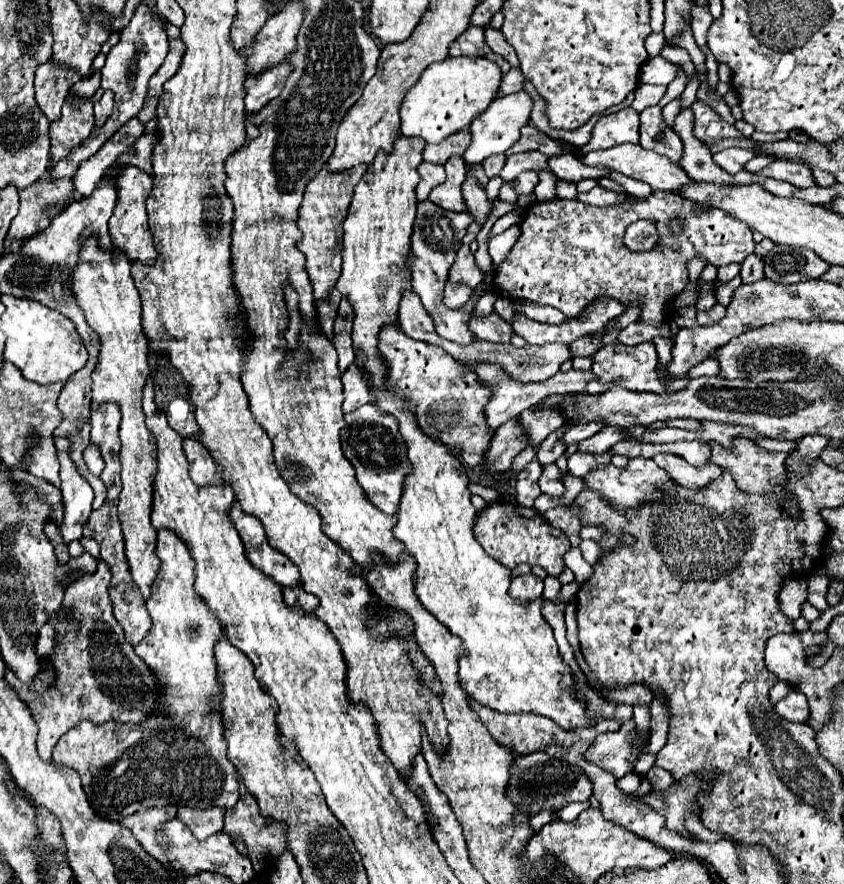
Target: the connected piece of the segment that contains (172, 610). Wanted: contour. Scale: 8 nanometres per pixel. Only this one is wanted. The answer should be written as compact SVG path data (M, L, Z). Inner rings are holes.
M170 528L158 530L156 556L160 558L160 568L156 580L152 582L152 594L146 600L146 608L152 616L152 628L144 640L136 646L136 654L150 666L164 686L168 696L166 712L156 712L140 724L92 724L80 722L70 728L54 746L52 760L68 768L74 768L82 778L82 788L88 796L90 806L100 814L100 818L122 820L138 810L166 804L190 804L200 808L220 806L230 808L238 802L238 778L234 780L234 766L226 758L224 730L220 722L220 706L214 696L218 692L218 672L214 660L214 642L222 634L220 620L210 612L208 604L196 592L196 570L194 558L188 544Z

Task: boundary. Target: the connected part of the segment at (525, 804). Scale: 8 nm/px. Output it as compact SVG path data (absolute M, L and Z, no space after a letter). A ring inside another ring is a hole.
M540 752L514 758L510 766L510 774L512 776L506 788L506 796L518 808L518 812L526 816L536 816L542 810L558 812L570 802L588 802L592 792L590 780L578 766L560 762L556 758L548 758L546 754L540 754Z

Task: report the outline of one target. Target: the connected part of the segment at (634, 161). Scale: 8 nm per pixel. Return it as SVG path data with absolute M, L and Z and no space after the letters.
M620 144L616 148L608 148L608 150L600 150L600 152L588 152L582 158L582 162L588 164L588 166L596 166L596 164L608 166L608 168L620 172L620 174L626 174L630 178L636 178L636 180L642 180L642 182L650 184L652 190L676 192L680 186L690 182L688 174L684 174L684 170L678 164L670 162L668 158L664 158L664 156L660 156L656 152L648 152L642 146L638 146L638 144Z

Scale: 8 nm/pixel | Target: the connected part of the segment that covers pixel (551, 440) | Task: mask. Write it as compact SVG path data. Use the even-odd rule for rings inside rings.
M558 430L556 434L550 434L550 436L540 444L540 450L536 452L536 460L540 462L540 466L552 464L552 462L556 462L556 458L558 458L560 454L564 454L566 446L560 446L558 438L560 438L560 430Z

